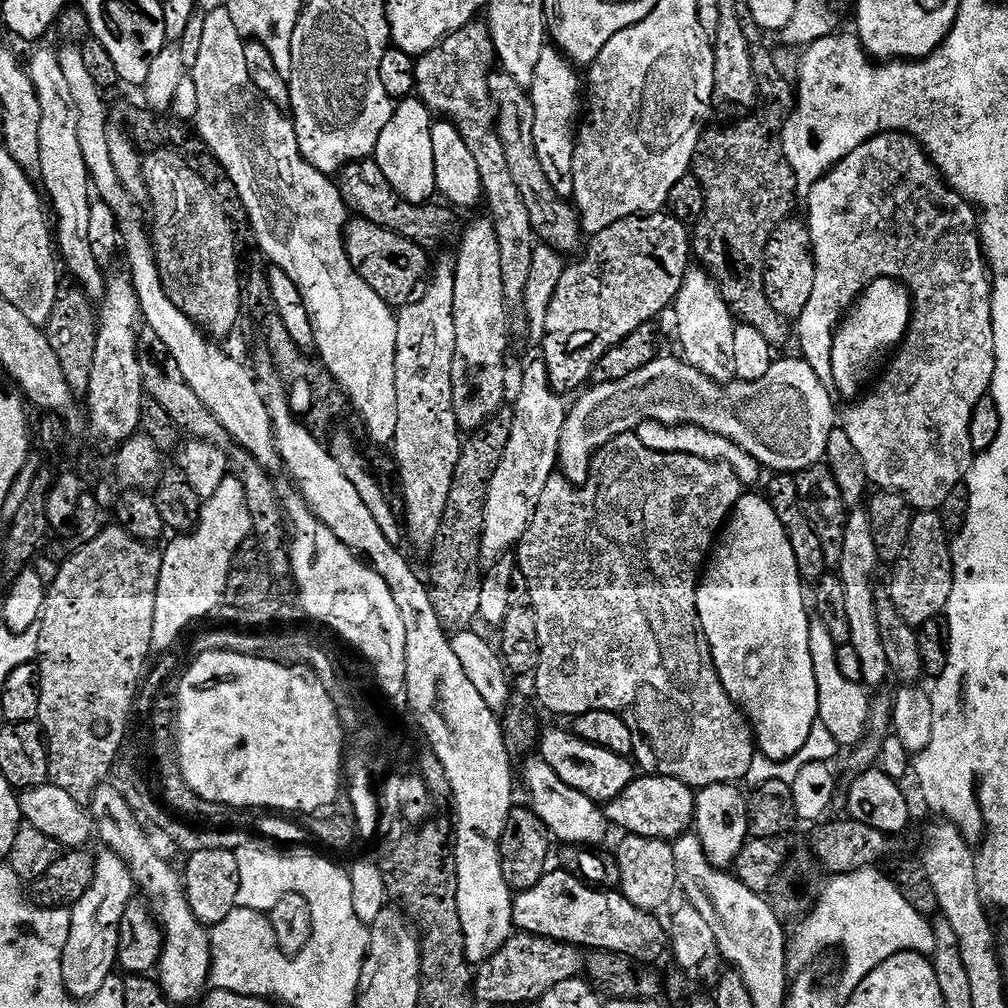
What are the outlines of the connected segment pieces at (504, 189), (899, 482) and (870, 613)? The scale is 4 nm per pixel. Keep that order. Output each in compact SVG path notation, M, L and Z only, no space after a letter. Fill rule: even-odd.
M487 23L467 24L416 60L415 95L428 107L429 112L454 125L458 134L462 134L466 146L470 146L470 154L474 154L474 162L478 162L482 196L486 204L488 200L487 215L496 225L498 254L502 256L504 295L509 301L520 302L524 299L532 251L538 245L538 237L532 229L526 202L522 202L522 194L518 194L518 186L514 186L514 178L510 178L506 150L496 133L496 109L488 81L494 74L496 63L496 47Z
M881 132L880 135L869 138L865 144L852 151L847 158L837 162L832 167L832 171L827 172L811 188L807 196L808 216L806 215L806 223L812 239L812 253L816 259L816 273L814 274L814 290L810 294L810 302L806 302L806 310L802 310L799 321L794 328L795 335L796 332L800 335L799 355L810 366L810 370L814 370L814 374L818 374L818 378L823 384L831 385L832 337L842 317L856 303L857 296L863 292L864 288L876 280L890 278L900 281L912 293L912 321L908 323L908 333L904 335L904 341L898 346L898 351L891 357L890 363L883 369L882 375L875 381L871 391L863 398L857 399L853 403L857 404L845 416L843 413L842 427L850 436L855 449L858 450L859 457L862 458L869 485L885 492L897 492L900 496L904 496L916 512L937 511L942 506L942 502L946 502L946 498L950 498L952 491L965 483L968 471L972 469L974 451L970 440L971 414L979 400L983 396L989 395L996 369L994 326L992 325L992 278L988 262L984 258L984 245L980 243L977 209L948 186L947 180L933 166L932 159L924 153L924 147L906 132Z
M863 507L851 509L846 522L846 542L842 542L842 562L838 569L838 575L842 586L846 586L846 611L850 618L851 644L854 646L854 650L858 650L858 658L862 662L862 678L869 689L876 688L879 684L890 680L886 649L882 647L882 638L878 634L877 589L872 588L872 579L876 576L876 568L880 567L878 550L874 550L874 534L868 513Z

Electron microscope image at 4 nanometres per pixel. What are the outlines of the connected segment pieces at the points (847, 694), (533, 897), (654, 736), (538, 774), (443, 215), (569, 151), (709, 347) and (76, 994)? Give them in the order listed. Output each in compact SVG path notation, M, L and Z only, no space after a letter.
M813 619L810 626L810 658L814 658L814 678L818 682L818 720L826 726L826 730L830 730L830 734L834 734L837 745L855 746L864 739L868 730L870 696L864 684L846 682L838 671L837 647L826 626L822 626L820 620Z
M549 870L534 887L515 893L512 922L521 933L547 936L584 950L616 952L641 962L656 962L666 952L666 928L650 912L638 910L619 890L589 886L563 870Z
M639 435L619 436L592 457L592 467L588 470L588 481L585 484L573 486L563 474L554 474L549 478L546 490L542 490L534 518L528 523L524 539L518 545L518 572L521 577L524 575L524 580L528 583L528 596L532 599L529 600L530 607L538 622L540 664L535 670L534 681L536 680L536 696L540 699L541 706L549 708L556 716L569 718L587 712L612 712L620 716L632 735L632 756L635 763L647 775L678 778L694 790L715 784L740 782L751 768L753 771L758 756L752 725L728 697L718 678L712 651L696 609L696 585L702 569L741 495L742 485L738 474L734 474L731 466L723 460L703 460L690 454L655 452L648 448Z
M531 757L525 761L524 768L524 784L528 792L528 802L531 811L544 823L549 833L556 839L560 840L559 843L568 846L600 846L607 834L610 831L610 825L607 820L605 811L598 807L596 802L590 798L586 798L581 791L574 790L573 787L566 786L564 782L554 773L552 767L548 766L544 760L539 757Z
M375 159L355 160L353 164L341 168L338 173L338 187L349 213L361 220L374 222L378 227L414 242L419 248L432 250L435 244L442 243L452 232L452 216L447 212L447 207L439 208L436 202L411 204L402 199L390 186L386 174L382 174Z
M545 46L538 57L538 70L534 70L534 82L530 89L534 106L534 150L538 150L538 162L542 162L542 170L546 170L546 182L550 182L556 193L565 198L574 194L572 167L578 117L582 112L582 76L576 72L579 72L577 65L559 48Z
M689 271L682 282L682 290L676 295L674 313L676 328L680 331L680 344L684 347L683 359L694 366L706 378L726 385L736 380L735 333L738 327L732 311L720 293L720 287L707 271Z
M107 850L101 853L96 856L96 873L94 882L90 882L90 890L86 890L86 894L82 894L82 898L70 909L72 921L70 934L66 937L66 950L62 954L62 978L64 989L73 1000L90 999L98 994L98 990L102 990L102 982L113 975L117 967L122 914L126 914L126 906L134 900L132 876L123 858Z

